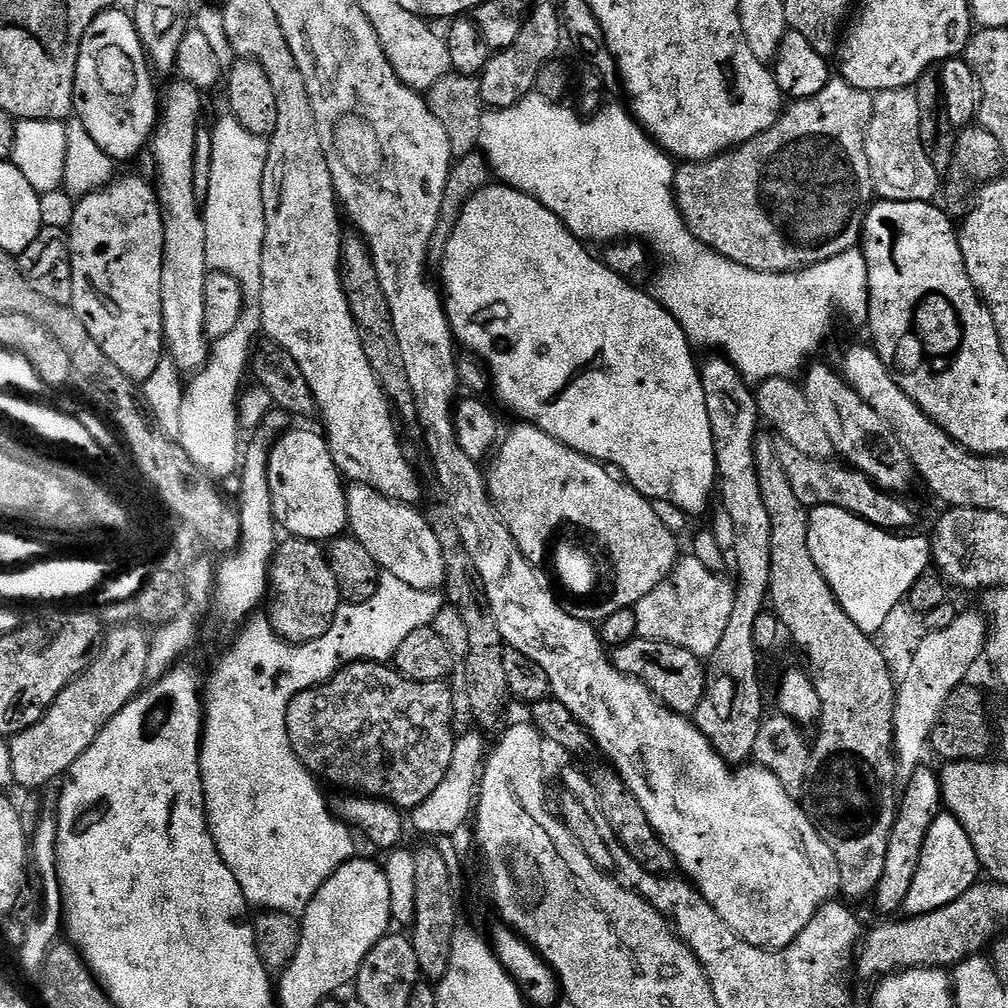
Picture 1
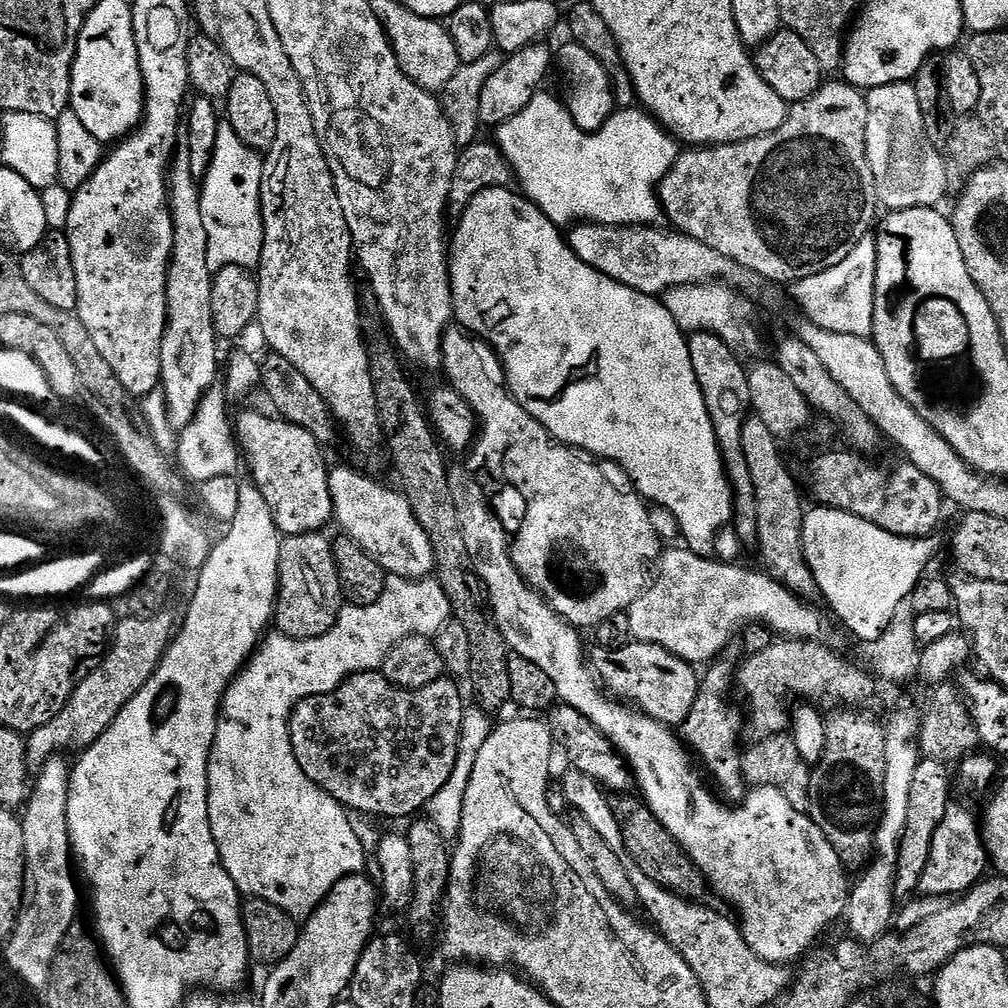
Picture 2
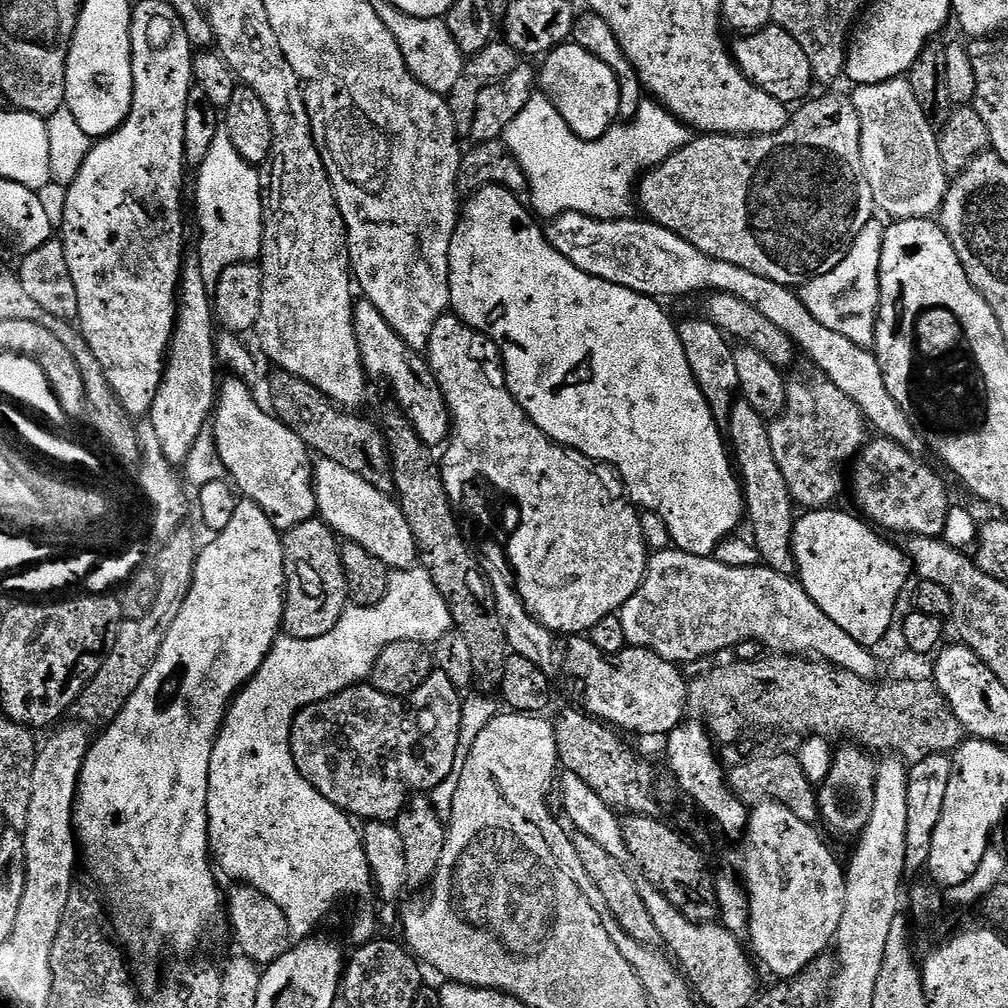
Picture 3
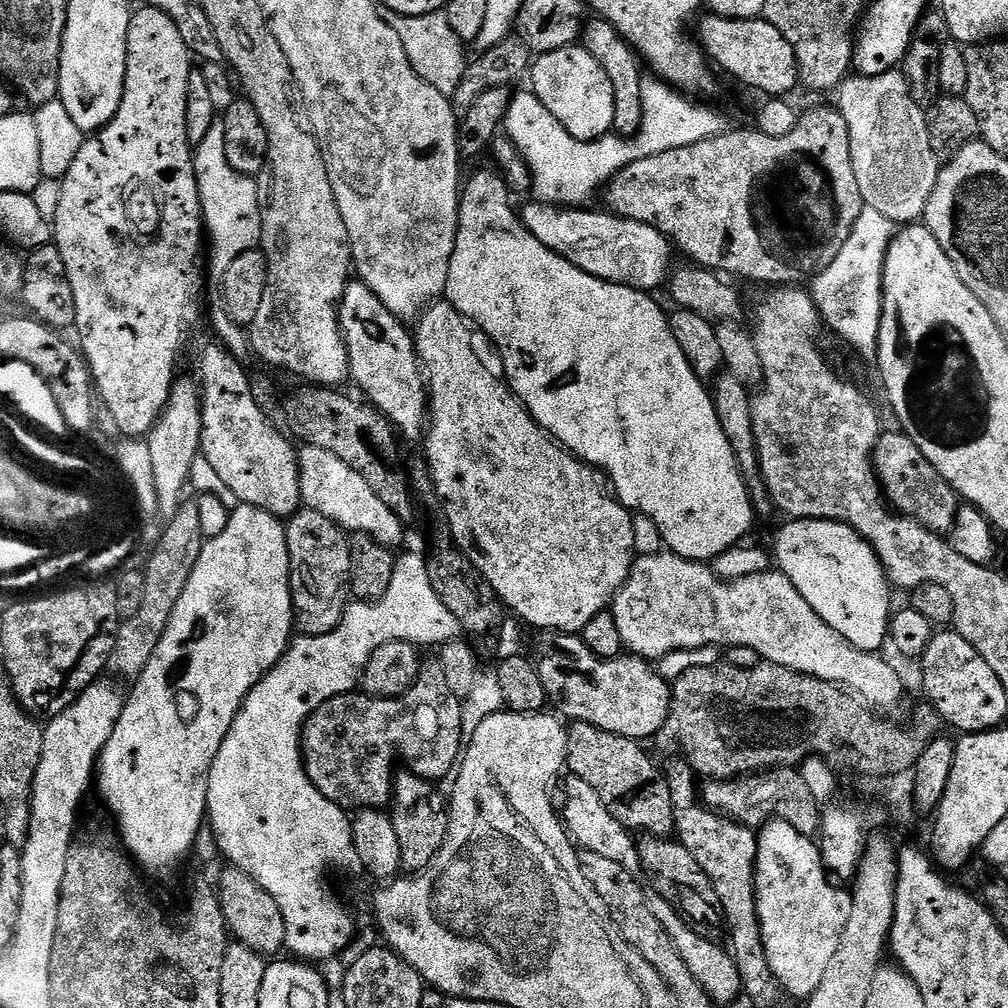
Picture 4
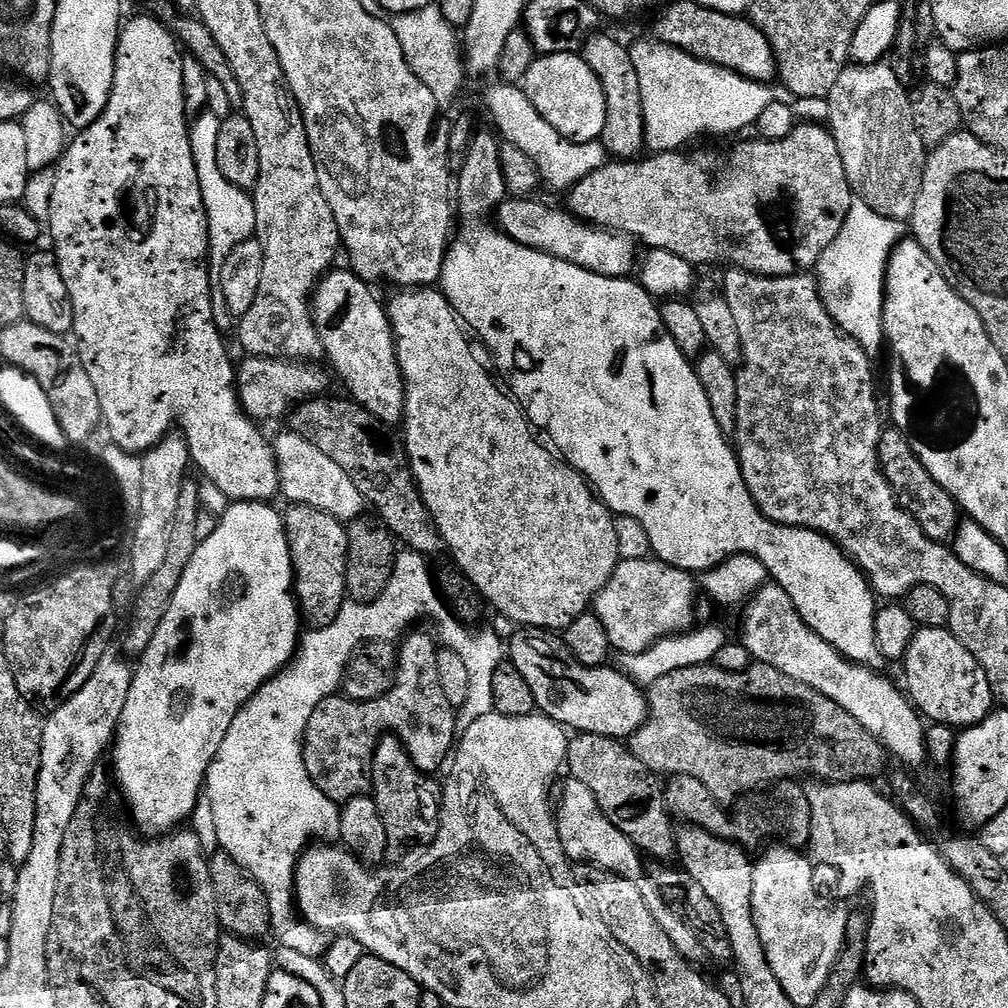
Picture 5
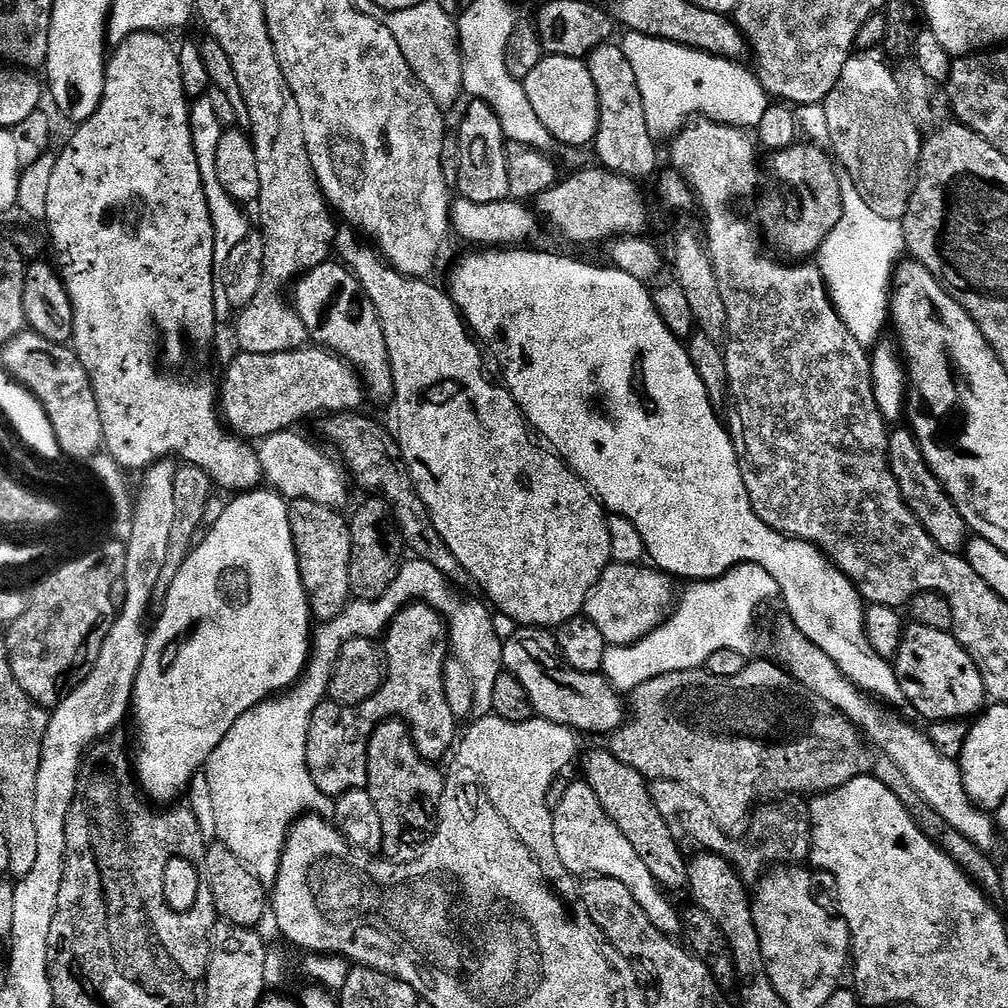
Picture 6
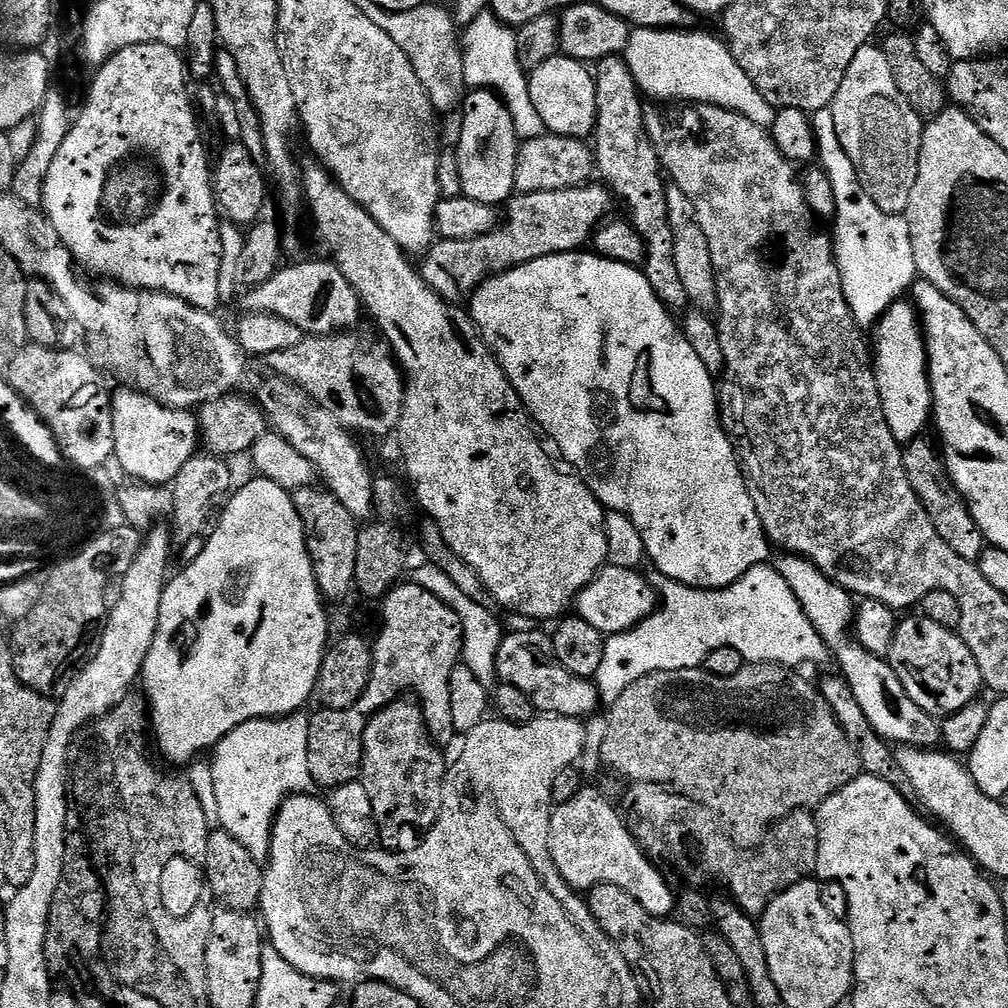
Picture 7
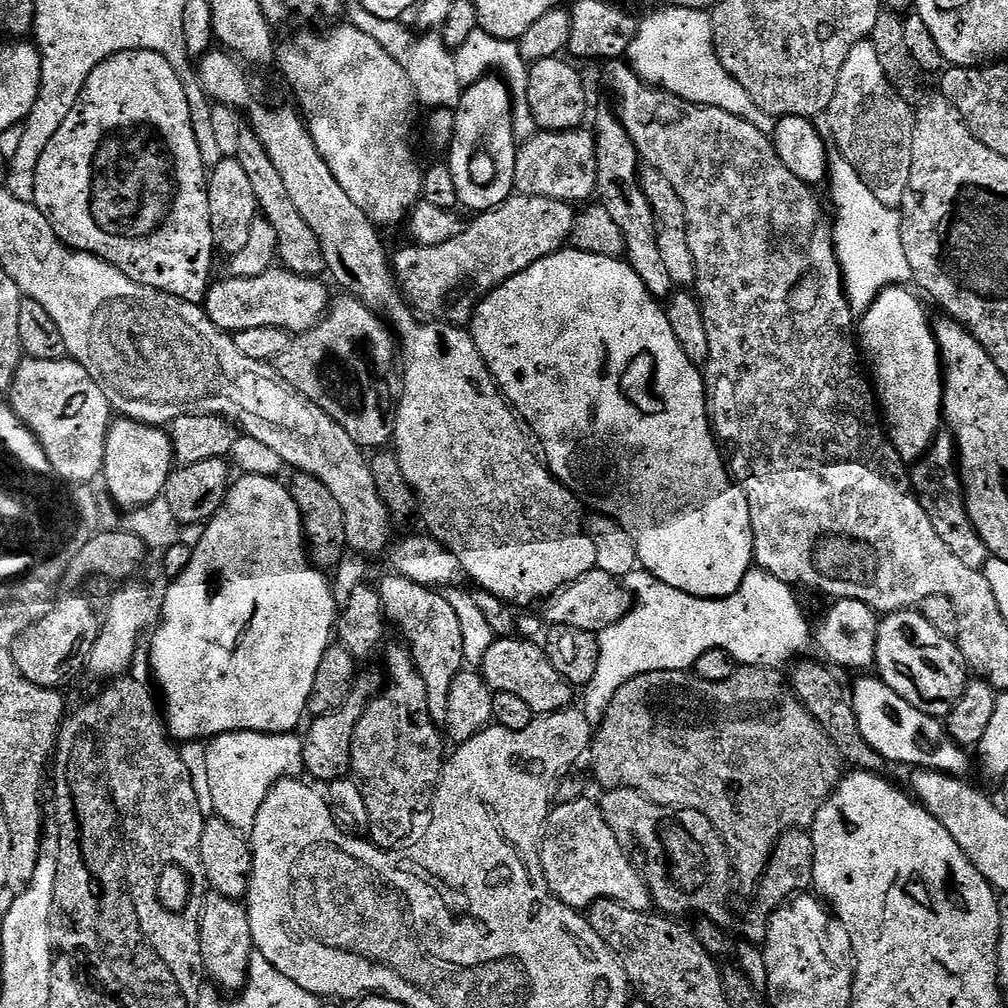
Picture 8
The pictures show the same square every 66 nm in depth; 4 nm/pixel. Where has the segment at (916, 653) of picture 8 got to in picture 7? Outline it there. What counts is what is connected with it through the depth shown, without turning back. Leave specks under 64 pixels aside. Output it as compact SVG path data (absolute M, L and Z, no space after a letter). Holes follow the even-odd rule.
M921 616L901 619L897 623L886 659L898 678L898 682L902 682L902 690L906 690L909 698L918 706L922 706L922 710L926 710L926 714L937 718L956 715L958 710L962 710L977 699L981 695L980 688L985 687L982 674L978 670L978 662L974 662L974 654L970 654L966 642L959 633L953 629L939 626L938 623Z

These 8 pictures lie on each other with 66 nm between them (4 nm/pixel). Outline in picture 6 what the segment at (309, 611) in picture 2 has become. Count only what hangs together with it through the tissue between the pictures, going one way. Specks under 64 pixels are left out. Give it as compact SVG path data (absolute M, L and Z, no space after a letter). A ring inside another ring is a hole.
M293 500L288 504L288 517L300 567L308 607L317 621L338 618L350 603L350 554L352 530L343 511L309 500Z

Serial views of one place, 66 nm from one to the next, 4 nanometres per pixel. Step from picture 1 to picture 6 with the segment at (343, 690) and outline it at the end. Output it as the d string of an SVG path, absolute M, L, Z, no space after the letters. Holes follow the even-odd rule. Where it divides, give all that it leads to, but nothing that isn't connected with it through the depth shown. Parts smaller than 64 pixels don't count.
M423 602L405 604L388 626L382 640L382 651L386 657L386 675L380 691L353 708L331 702L319 704L310 718L310 730L306 738L306 762L314 778L314 786L318 786L318 790L322 790L322 794L327 796L339 798L347 792L367 789L368 743L374 730L385 720L403 720L412 729L416 745L424 760L440 762L448 751L453 751L452 743L455 740L457 743L458 721L454 710L450 710L450 702L446 702L444 689L444 664L450 659L450 629L444 617Z

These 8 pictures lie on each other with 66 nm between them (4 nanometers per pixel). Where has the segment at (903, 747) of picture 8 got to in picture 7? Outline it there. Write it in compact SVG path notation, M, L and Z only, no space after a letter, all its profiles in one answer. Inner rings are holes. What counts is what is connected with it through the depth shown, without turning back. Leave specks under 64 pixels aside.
M791 554L781 557L778 563L779 572L789 582L794 581L795 598L801 604L805 618L813 624L814 630L828 645L829 653L834 657L834 664L836 660L837 666L840 667L839 675L849 684L870 726L881 739L892 746L935 749L942 740L941 725L937 717L926 714L926 710L922 710L922 706L915 704L906 694L906 690L902 690L902 682L898 682L887 659L867 652L850 635L854 620L854 600L849 592L822 575L808 560L797 559Z

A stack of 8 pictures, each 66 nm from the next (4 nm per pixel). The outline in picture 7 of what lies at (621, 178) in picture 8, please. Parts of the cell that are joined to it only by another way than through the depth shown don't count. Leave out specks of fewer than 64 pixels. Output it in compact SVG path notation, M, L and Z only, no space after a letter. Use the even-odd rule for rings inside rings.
M620 56L599 61L594 68L596 81L596 130L594 133L594 168L599 179L617 201L624 203L627 219L642 238L644 258L642 271L646 282L669 313L683 313L689 307L688 295L674 266L674 238L668 225L668 193L660 160L652 139L644 128L645 109L640 106L638 91L628 65Z

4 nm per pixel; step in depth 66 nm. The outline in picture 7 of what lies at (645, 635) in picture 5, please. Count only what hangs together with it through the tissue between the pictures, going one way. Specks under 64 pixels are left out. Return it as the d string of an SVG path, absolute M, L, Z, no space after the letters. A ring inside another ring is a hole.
M601 568L599 574L576 595L575 615L594 626L594 630L598 630L606 638L638 626L658 607L656 589L648 584L647 575L639 576L640 574L634 568Z

